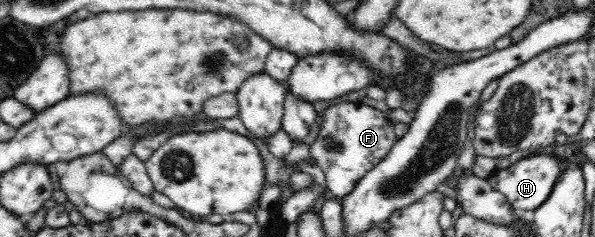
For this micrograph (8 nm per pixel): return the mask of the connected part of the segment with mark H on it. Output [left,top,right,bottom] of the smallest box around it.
[488,151,570,211]

